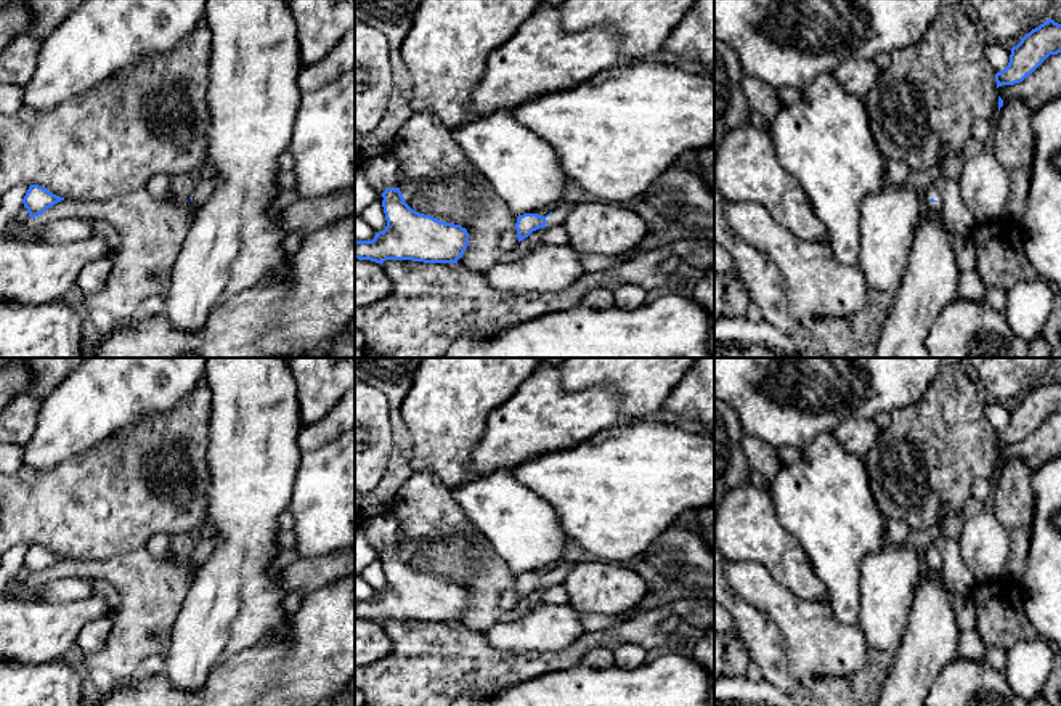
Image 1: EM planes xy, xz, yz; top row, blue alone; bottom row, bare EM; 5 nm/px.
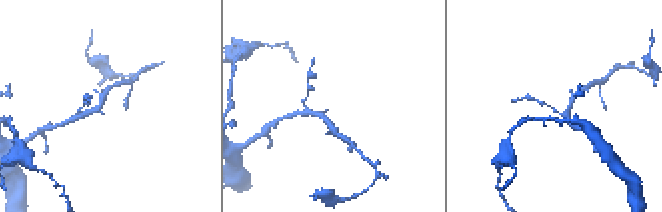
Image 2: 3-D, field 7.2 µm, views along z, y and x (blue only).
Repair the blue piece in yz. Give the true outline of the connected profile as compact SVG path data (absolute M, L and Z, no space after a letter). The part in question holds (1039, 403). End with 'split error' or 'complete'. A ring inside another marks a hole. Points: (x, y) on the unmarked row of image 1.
M1051 377L1026 393L1011 408L1008 425L995 433L997 448L1029 436L1050 414L1061 412L1061 383Z | complete

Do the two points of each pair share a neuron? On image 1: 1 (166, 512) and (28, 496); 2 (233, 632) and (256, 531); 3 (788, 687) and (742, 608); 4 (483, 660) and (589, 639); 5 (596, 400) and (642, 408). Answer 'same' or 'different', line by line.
1: same
2: same
3: same
4: same
5: different

